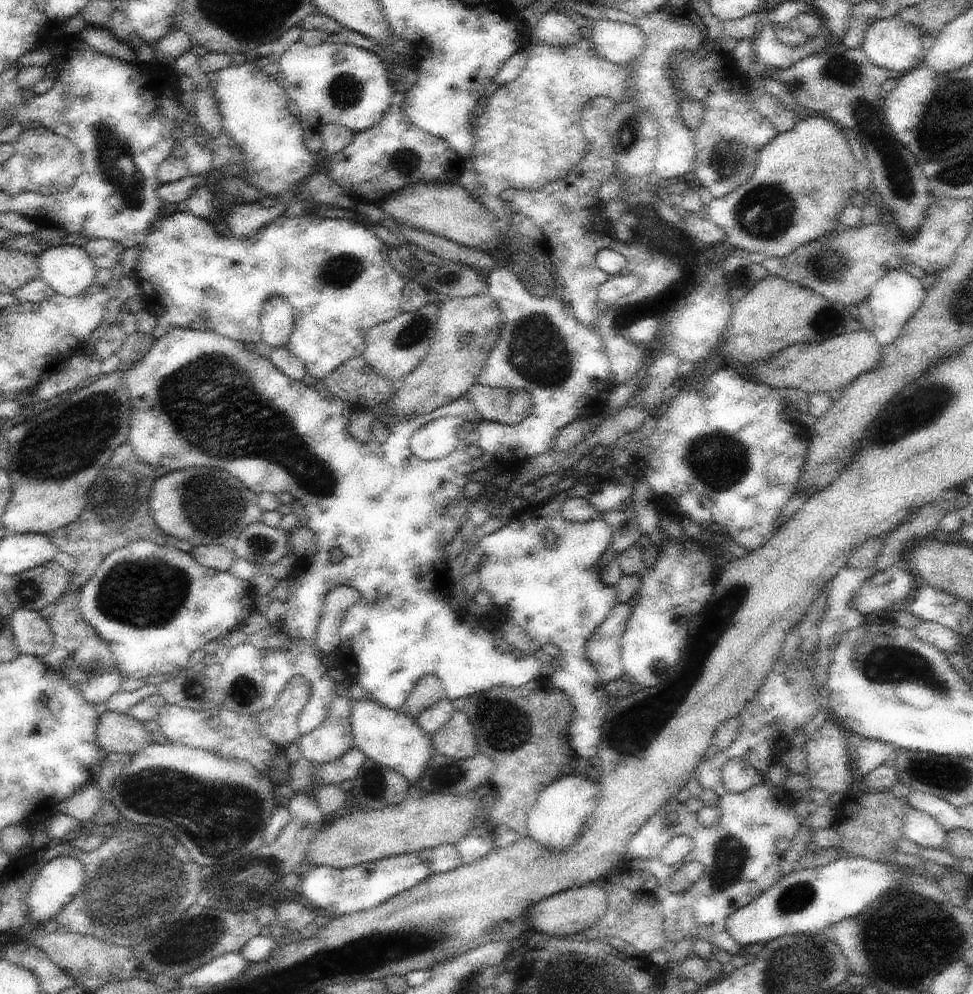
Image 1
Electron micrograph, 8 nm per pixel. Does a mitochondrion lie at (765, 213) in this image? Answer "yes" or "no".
yes

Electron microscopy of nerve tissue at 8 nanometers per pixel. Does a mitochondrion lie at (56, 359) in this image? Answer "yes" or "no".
no

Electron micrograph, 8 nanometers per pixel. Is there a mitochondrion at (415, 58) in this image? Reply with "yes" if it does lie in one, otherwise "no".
no

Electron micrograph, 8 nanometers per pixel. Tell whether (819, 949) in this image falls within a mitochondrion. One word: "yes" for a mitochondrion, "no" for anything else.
no

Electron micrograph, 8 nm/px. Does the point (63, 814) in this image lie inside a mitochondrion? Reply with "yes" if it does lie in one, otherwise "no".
no

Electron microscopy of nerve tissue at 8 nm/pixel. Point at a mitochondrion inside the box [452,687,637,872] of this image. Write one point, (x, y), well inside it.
(506, 725)

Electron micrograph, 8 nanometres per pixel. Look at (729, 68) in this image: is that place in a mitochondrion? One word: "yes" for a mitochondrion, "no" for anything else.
no

